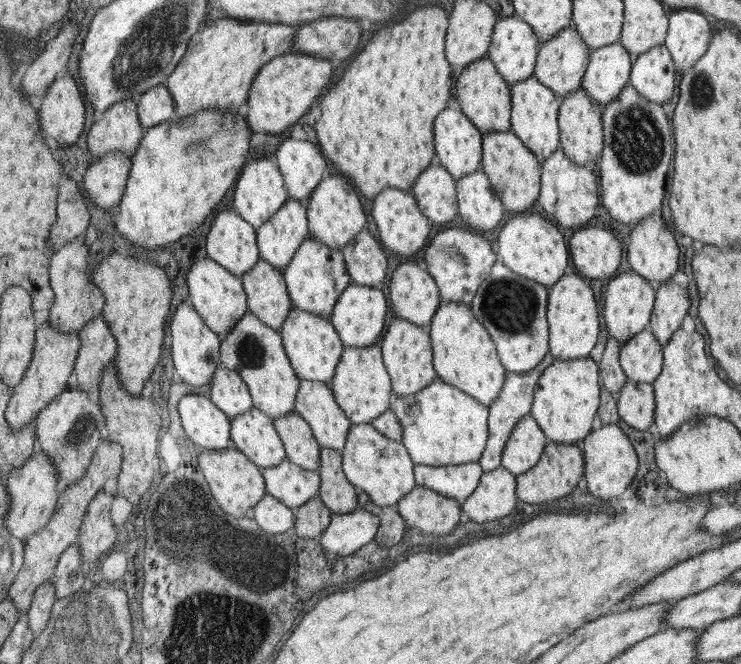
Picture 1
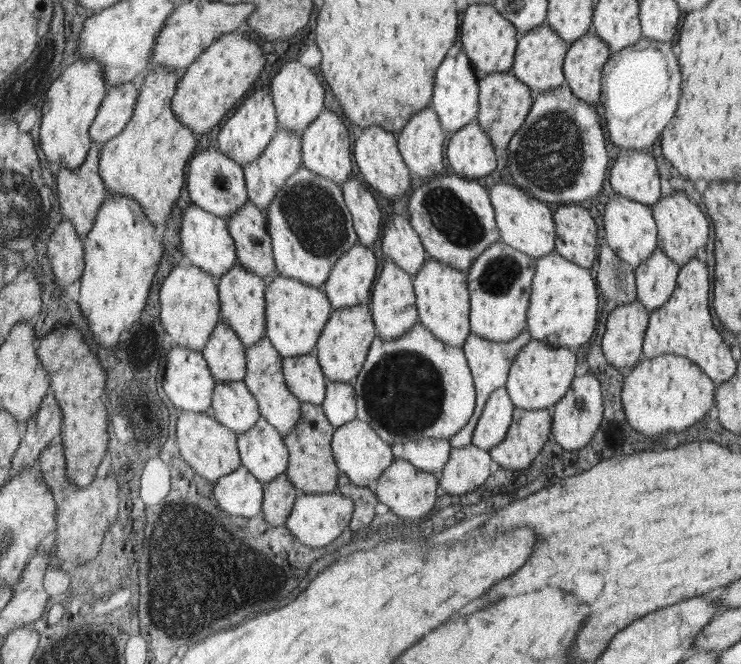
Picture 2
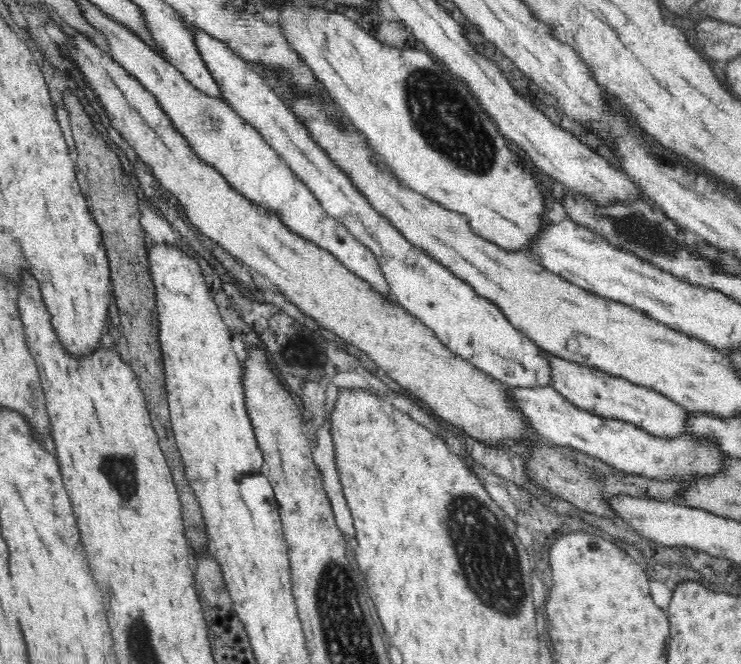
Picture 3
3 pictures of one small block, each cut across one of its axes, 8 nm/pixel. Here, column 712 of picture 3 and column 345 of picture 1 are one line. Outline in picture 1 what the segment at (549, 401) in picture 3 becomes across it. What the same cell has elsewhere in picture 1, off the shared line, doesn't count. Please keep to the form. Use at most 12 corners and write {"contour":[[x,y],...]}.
{"contour":[[370,423],[352,424],[343,468],[379,507],[414,488],[415,461]]}

